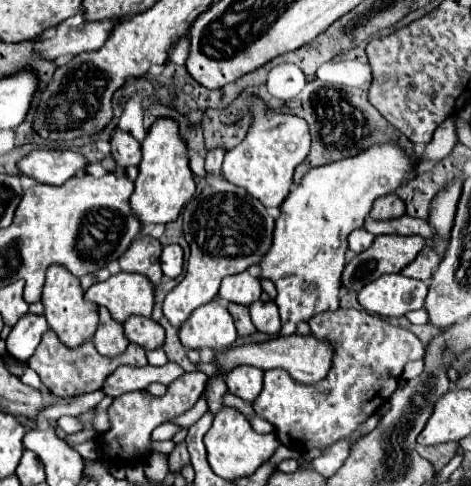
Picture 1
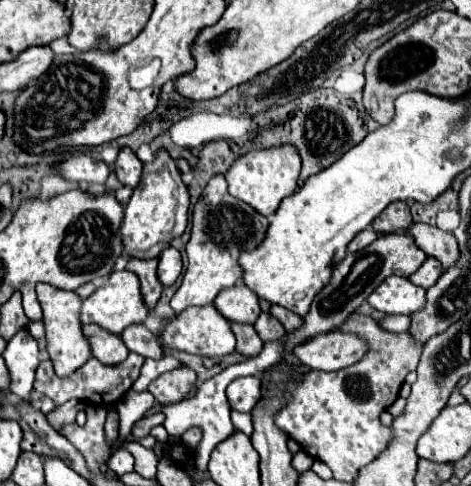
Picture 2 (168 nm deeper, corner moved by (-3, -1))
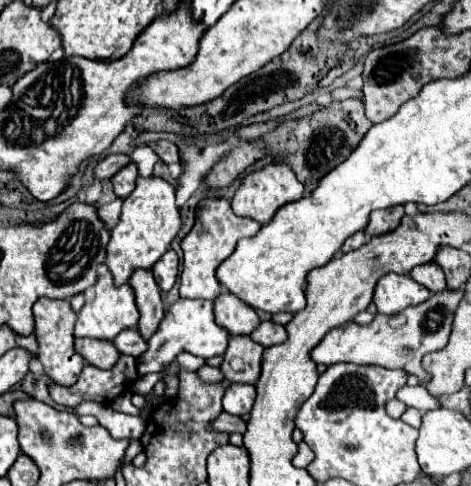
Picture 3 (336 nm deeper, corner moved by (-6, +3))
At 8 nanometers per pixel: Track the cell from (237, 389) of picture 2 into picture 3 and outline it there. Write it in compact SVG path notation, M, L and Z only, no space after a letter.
M249 383L229 385L225 391L225 397L223 397L223 409L231 415L249 413L255 403L255 397L257 397L255 385L249 385Z

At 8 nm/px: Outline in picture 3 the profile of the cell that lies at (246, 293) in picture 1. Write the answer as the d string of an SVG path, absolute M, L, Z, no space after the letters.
M229 291L215 299L215 309L215 321L231 335L249 335L259 325L257 311Z

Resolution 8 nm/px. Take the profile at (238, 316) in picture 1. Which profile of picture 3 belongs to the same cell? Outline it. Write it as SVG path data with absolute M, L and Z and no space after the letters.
M233 335L223 355L221 373L229 383L257 383L261 375L261 359L265 347L249 335Z

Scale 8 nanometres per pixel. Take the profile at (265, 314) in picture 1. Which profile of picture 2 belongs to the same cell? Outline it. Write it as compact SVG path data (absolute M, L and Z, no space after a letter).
M260 313L258 321L254 323L254 329L256 329L256 333L260 335L260 339L264 343L266 341L280 341L286 335L282 323L276 317L268 315L268 313Z

